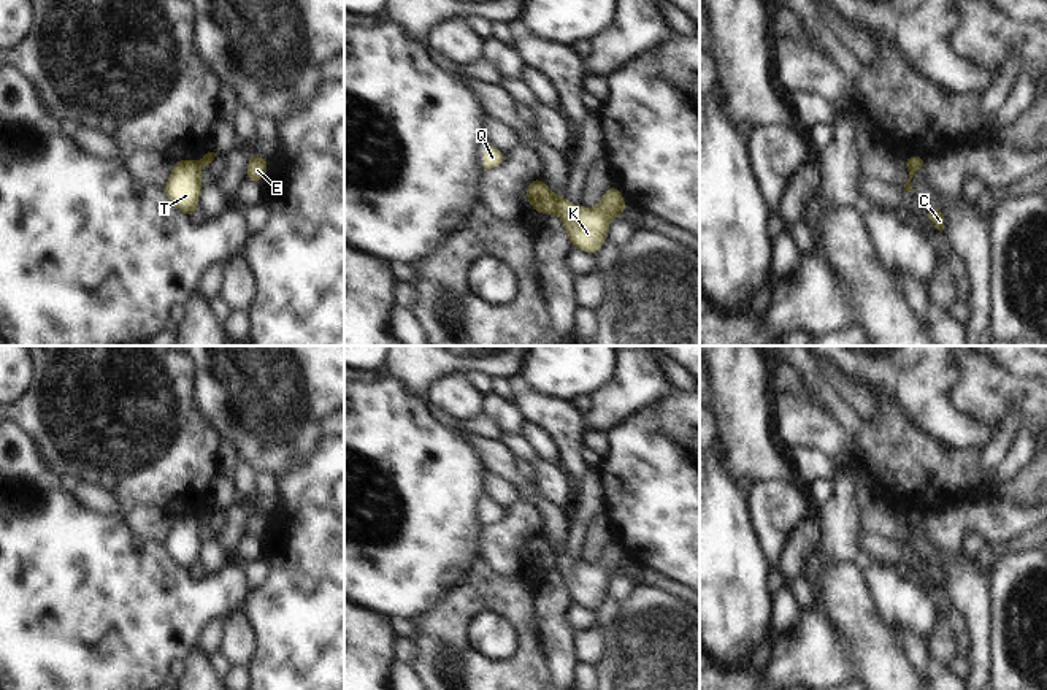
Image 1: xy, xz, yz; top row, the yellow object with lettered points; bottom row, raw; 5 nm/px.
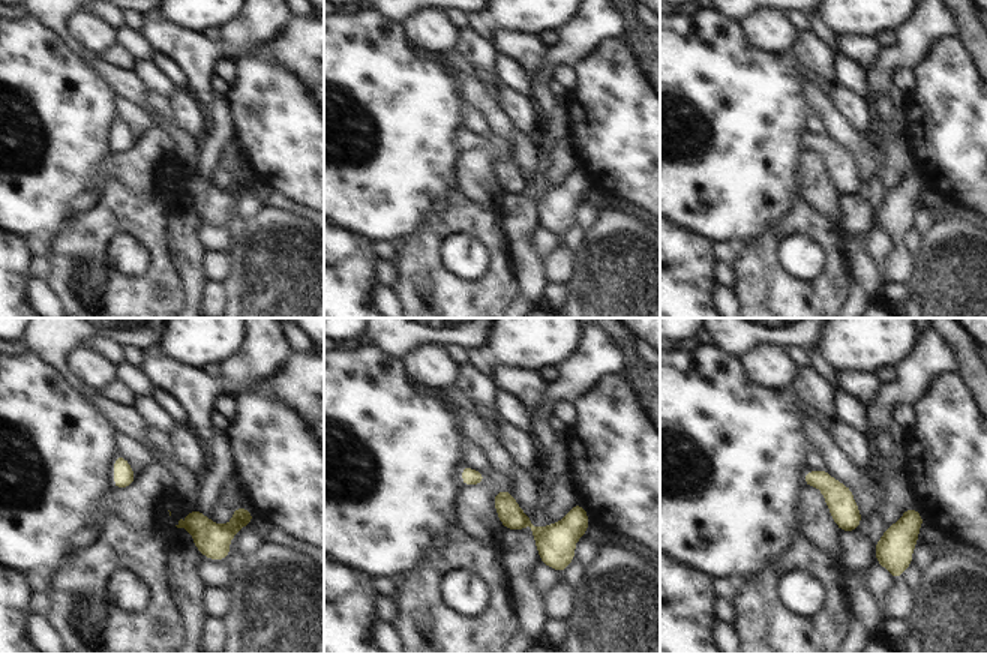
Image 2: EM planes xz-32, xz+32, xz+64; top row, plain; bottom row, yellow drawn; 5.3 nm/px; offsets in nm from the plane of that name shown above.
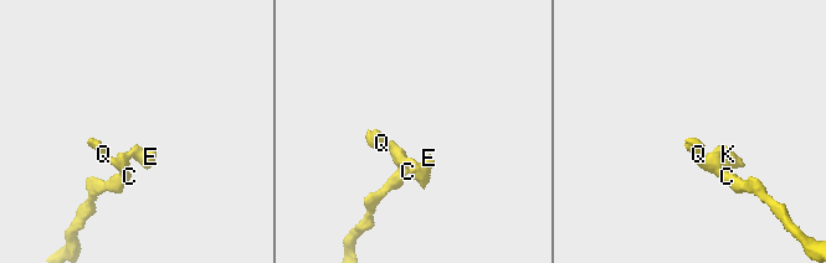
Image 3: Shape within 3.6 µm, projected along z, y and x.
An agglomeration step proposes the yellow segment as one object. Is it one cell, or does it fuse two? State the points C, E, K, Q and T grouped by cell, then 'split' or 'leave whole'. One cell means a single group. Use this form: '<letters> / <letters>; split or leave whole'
C Q T / E K; split

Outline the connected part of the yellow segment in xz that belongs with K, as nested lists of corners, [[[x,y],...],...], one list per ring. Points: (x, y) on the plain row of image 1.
[[[611,541],[592,565],[573,560],[560,549],[554,568],[563,576],[573,603],[596,611],[608,595],[609,577],[627,568],[627,562],[622,547]]]

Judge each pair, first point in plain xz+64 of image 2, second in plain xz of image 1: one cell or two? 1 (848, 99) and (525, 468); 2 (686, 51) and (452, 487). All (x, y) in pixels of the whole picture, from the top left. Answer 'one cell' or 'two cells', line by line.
1: two cells
2: one cell

